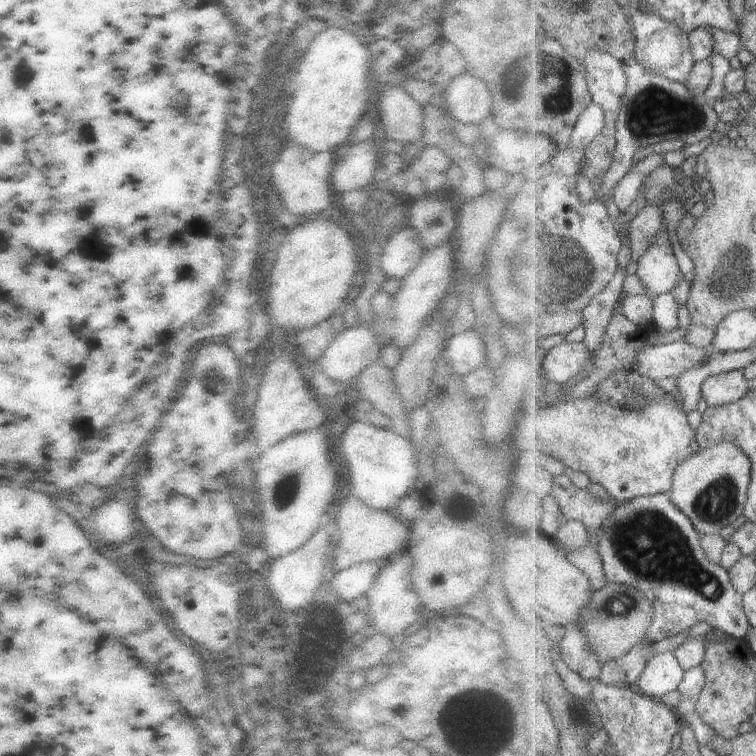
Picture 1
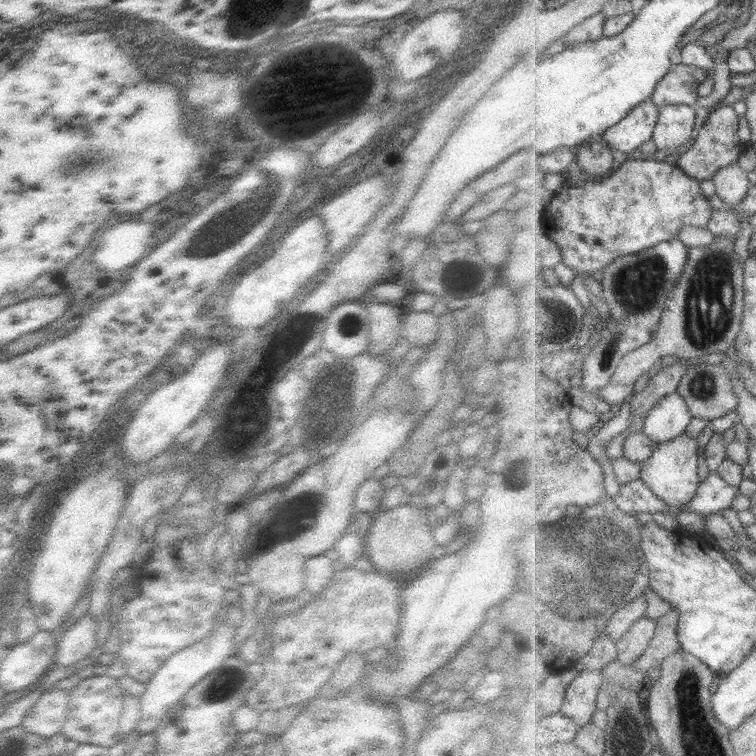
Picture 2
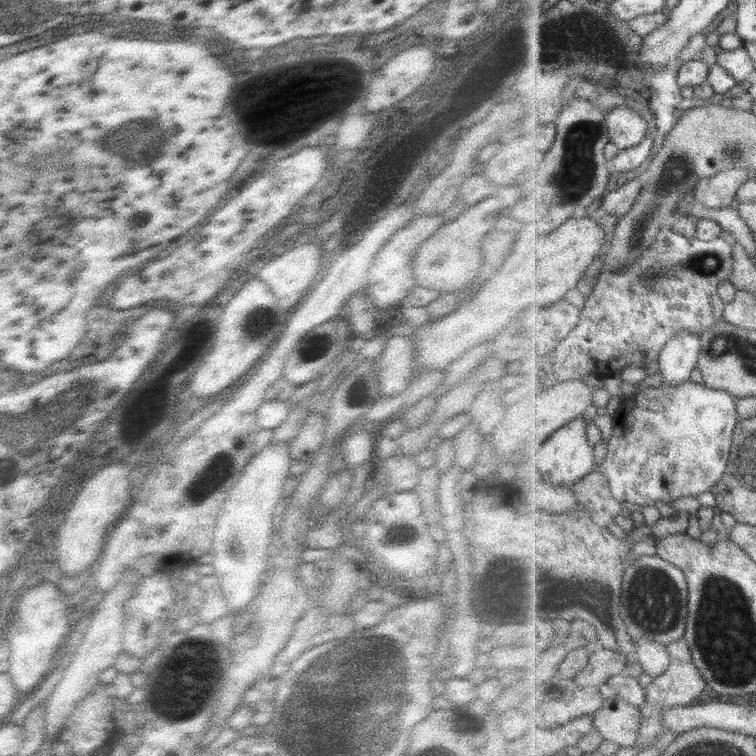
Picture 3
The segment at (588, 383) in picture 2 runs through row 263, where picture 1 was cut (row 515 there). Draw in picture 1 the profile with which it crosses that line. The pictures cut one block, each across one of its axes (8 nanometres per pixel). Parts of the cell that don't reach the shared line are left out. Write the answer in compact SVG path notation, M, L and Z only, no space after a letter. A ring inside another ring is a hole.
M669 492L638 496L620 503L604 524L601 538L596 543L602 555L608 584L627 584L639 588L655 604L656 614L648 632L648 642L666 642L671 636L690 630L698 622L707 622L722 633L726 632L740 639L746 639L754 628L744 606L744 595L740 594L732 582L731 572L708 556L703 537L695 527L692 517L672 500Z

